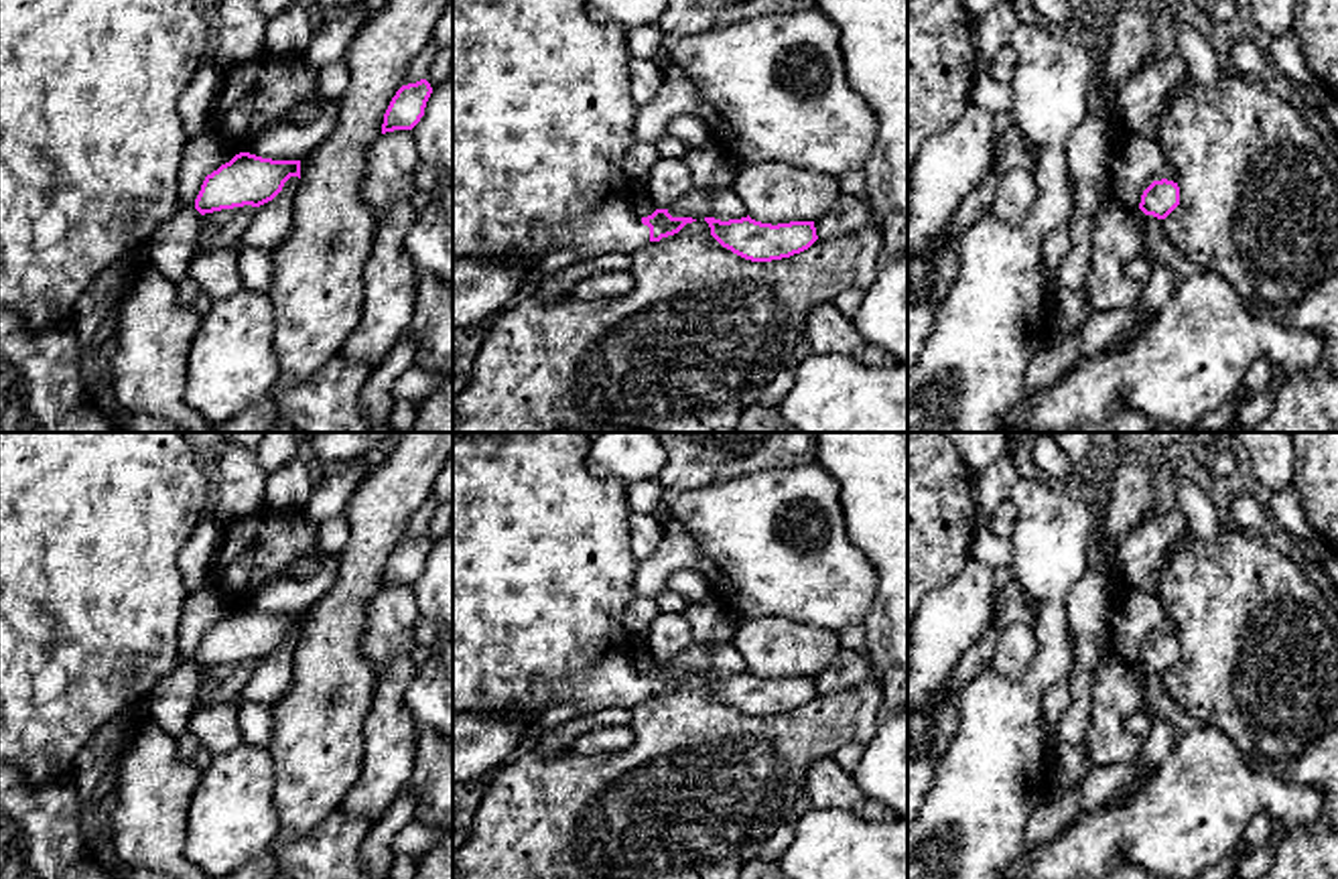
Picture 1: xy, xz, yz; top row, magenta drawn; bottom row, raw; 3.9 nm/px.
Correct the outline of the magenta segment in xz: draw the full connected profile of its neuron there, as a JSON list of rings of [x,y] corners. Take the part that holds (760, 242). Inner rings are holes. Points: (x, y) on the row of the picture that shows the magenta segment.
[[[705,217],[711,235],[733,254],[751,262],[772,262],[808,250],[816,240],[814,221],[761,223],[747,217],[721,221]]]

